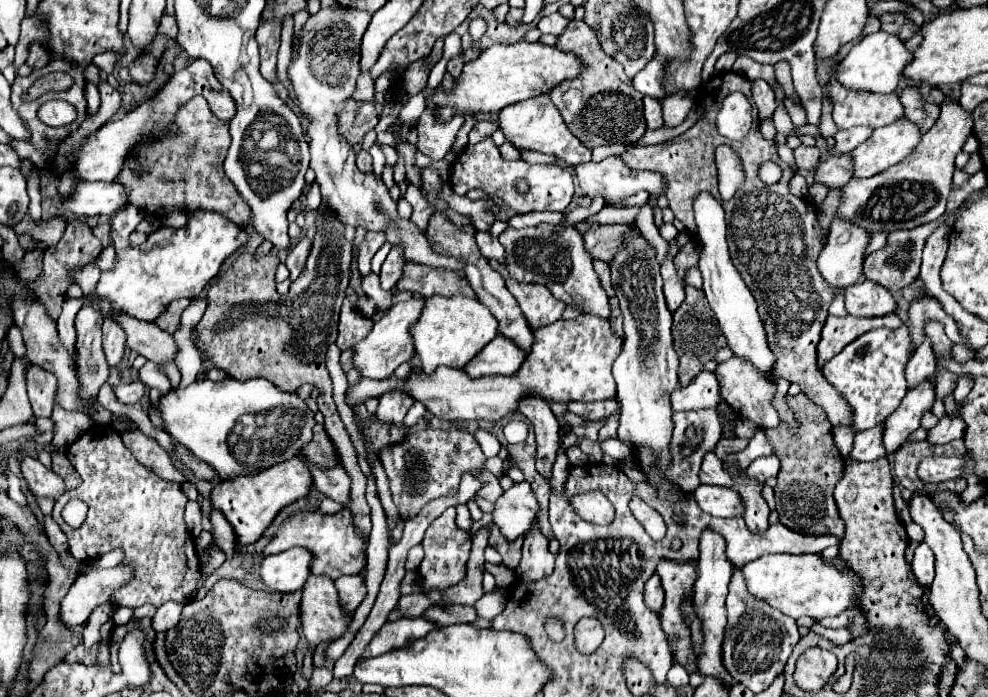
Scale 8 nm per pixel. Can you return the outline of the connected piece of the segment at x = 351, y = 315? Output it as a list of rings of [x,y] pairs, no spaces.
[[[345,297],[341,307],[338,322],[337,346],[341,350],[347,350],[351,346],[355,346],[359,340],[363,340],[365,336],[371,332],[374,323],[367,317],[363,316]]]

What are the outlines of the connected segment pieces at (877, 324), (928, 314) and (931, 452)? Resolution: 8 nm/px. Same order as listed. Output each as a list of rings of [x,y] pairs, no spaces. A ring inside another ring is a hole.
[[[893,312],[887,316],[873,316],[873,318],[859,318],[859,316],[829,316],[825,326],[823,326],[823,336],[819,342],[819,368],[823,368],[823,364],[827,360],[831,360],[833,356],[837,356],[849,342],[853,342],[855,338],[859,338],[861,334],[865,334],[867,330],[873,328],[899,328],[903,324],[903,320]]]
[[[925,286],[921,288],[921,294],[909,304],[909,310],[907,310],[907,320],[909,320],[909,336],[911,336],[911,344],[913,344],[913,350],[925,340],[925,324],[935,320],[935,322],[941,322],[945,326],[945,334],[955,342],[955,344],[965,344],[961,338],[959,338],[959,332],[957,332],[957,324],[943,312],[939,300],[935,296],[931,296]]]
[[[927,440],[923,442],[907,442],[903,444],[897,452],[895,452],[895,466],[893,472],[899,478],[899,482],[909,488],[909,490],[919,490],[919,488],[927,488],[931,490],[931,484],[925,484],[923,480],[919,480],[917,476],[917,466],[923,458],[927,456],[963,456],[965,454],[965,444],[963,440],[955,440],[951,444],[943,444],[943,446],[933,446],[927,444]]]

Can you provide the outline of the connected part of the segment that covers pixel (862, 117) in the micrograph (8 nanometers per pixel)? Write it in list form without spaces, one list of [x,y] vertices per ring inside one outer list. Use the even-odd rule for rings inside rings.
[[[839,62],[833,64],[831,74],[829,74],[829,82],[825,84],[825,90],[829,92],[829,100],[833,104],[833,120],[835,120],[835,124],[839,128],[845,128],[845,130],[847,128],[855,128],[855,126],[879,128],[879,126],[891,124],[899,116],[903,116],[903,106],[901,106],[899,96],[895,92],[891,92],[891,94],[875,94],[875,92],[845,88],[843,84],[839,84],[837,72],[839,72]]]

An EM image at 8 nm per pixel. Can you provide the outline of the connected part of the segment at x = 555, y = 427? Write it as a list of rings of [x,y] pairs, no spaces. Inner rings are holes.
[[[527,400],[527,404],[523,404],[523,408],[519,408],[527,420],[533,424],[535,428],[535,436],[537,436],[537,472],[551,480],[551,470],[555,464],[555,456],[559,450],[559,422],[553,416],[549,404],[543,404],[541,400]]]

